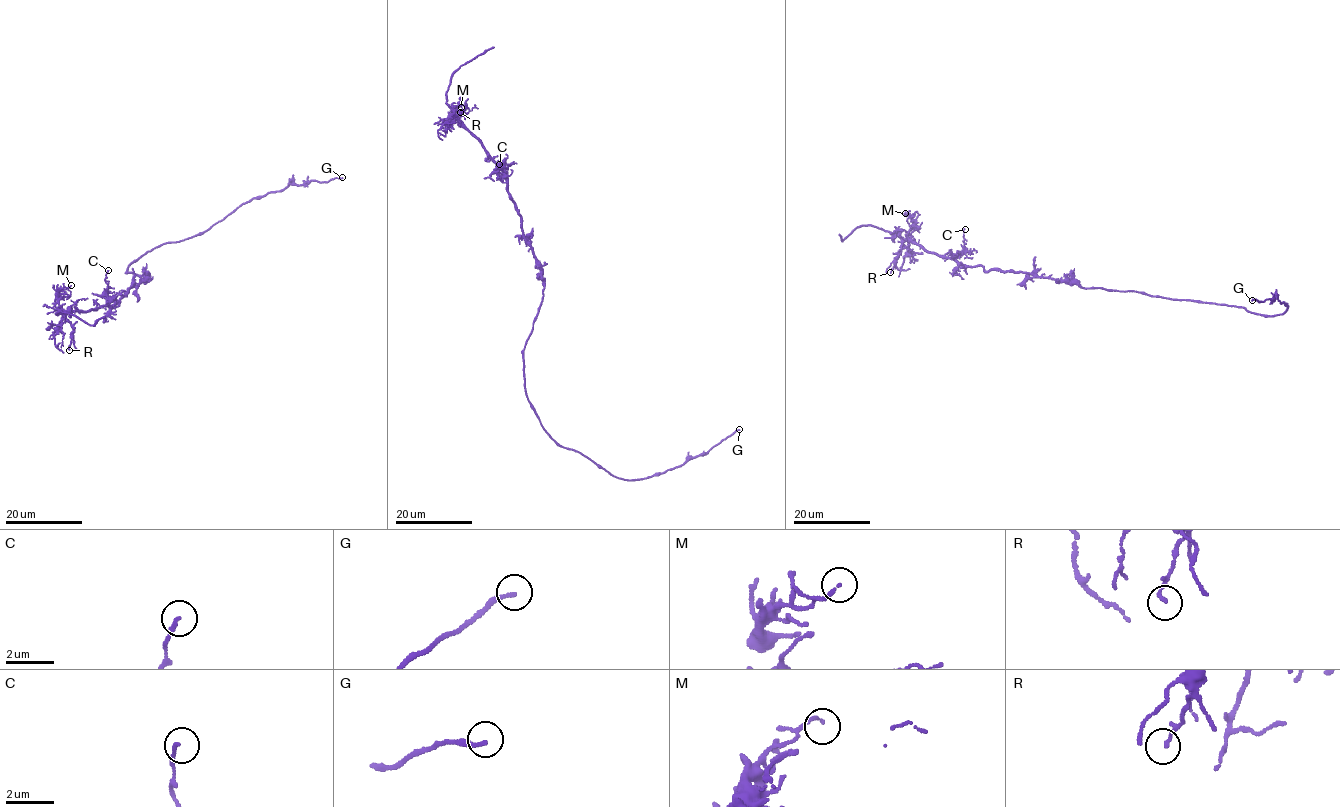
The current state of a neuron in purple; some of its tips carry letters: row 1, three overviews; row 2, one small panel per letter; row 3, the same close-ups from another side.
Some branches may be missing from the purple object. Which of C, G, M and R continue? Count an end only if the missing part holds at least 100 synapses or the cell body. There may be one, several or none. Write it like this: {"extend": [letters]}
{"extend": []}

